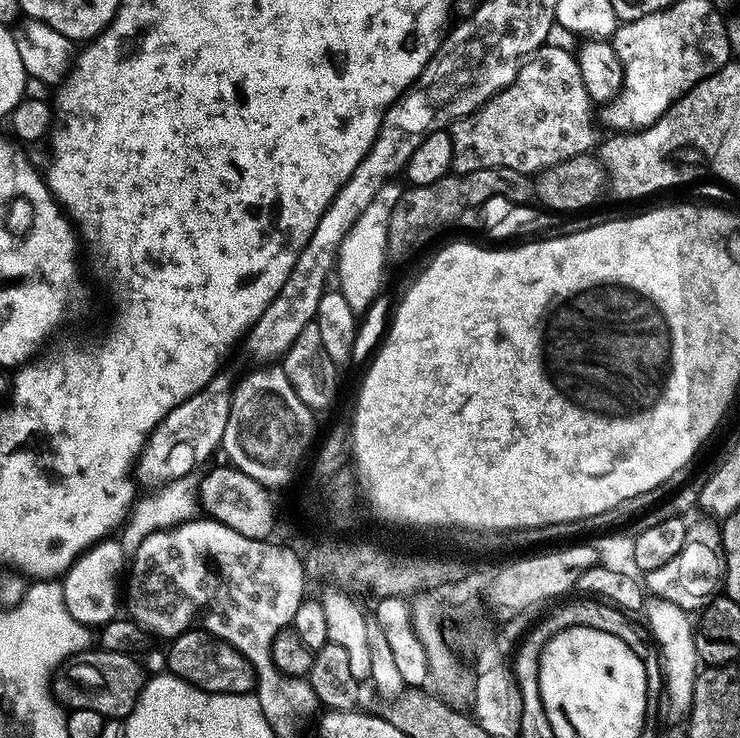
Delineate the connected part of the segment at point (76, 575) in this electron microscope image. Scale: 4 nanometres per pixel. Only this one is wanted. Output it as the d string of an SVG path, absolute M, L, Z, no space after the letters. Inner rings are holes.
M105 538L93 544L68 568L62 578L64 611L79 624L89 628L103 627L115 619L118 608L120 610L118 588L120 586L121 589L127 562L128 556L121 541Z

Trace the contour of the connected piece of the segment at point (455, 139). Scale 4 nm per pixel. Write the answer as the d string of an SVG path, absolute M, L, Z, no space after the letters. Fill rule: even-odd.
M551 44L525 60L514 82L469 116L451 124L453 173L505 168L539 174L558 162L591 153L597 147L598 112L590 94L586 94L582 70L578 70L571 51Z

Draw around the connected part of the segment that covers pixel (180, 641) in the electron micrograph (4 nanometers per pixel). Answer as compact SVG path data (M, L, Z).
M203 630L188 631L167 645L167 671L194 685L198 690L214 694L246 694L256 686L256 673L240 652L224 640L218 640Z

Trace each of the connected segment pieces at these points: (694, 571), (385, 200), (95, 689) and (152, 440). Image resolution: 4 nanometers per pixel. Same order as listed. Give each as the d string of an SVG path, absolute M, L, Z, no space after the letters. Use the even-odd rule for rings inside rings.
M703 518L695 524L689 523L686 542L666 566L643 573L642 583L649 597L665 599L689 614L699 613L709 600L721 591L724 582L724 551L720 524Z
M389 182L374 194L374 202L362 210L362 218L350 226L350 234L342 242L340 252L336 256L334 269L335 279L340 279L338 291L342 293L346 302L350 304L350 310L356 314L363 314L376 297L381 295L384 284L384 263L390 260L388 254L388 231L390 230L390 214L394 214L394 206L398 206L398 198L402 191L401 185Z
M85 650L77 656L71 656L52 673L52 698L57 702L63 701L69 709L98 710L98 714L107 719L123 721L138 702L140 692L144 689L146 672L141 661L137 657L135 660L135 655L127 652L92 651Z
M218 374L198 394L186 398L166 418L144 444L140 459L134 465L134 476L148 487L148 490L160 490L175 485L183 476L188 476L199 464L207 465L212 451L219 449L223 442L223 431L230 415L233 387L228 384L224 374Z

